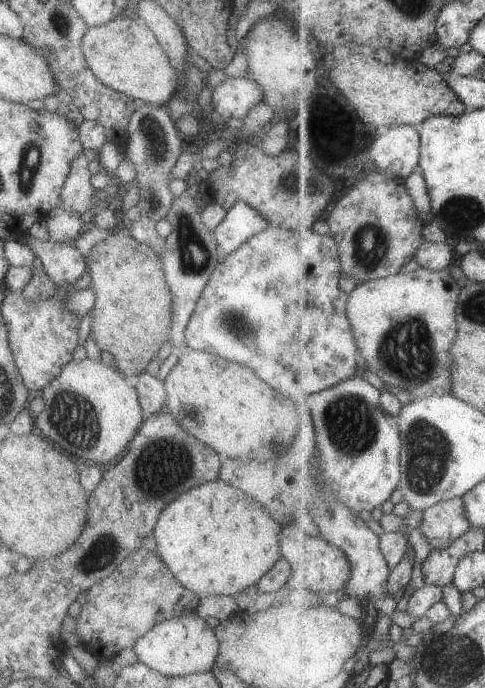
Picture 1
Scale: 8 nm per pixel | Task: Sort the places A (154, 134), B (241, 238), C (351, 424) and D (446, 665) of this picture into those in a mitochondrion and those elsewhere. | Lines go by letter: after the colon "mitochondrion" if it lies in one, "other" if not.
A: mitochondrion
B: other
C: mitochondrion
D: mitochondrion

